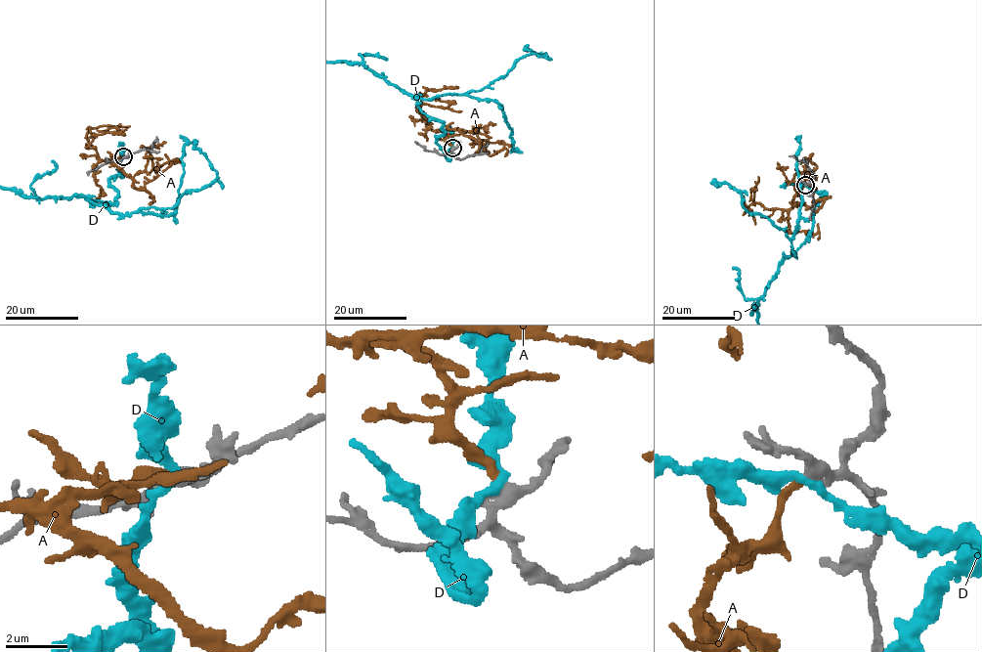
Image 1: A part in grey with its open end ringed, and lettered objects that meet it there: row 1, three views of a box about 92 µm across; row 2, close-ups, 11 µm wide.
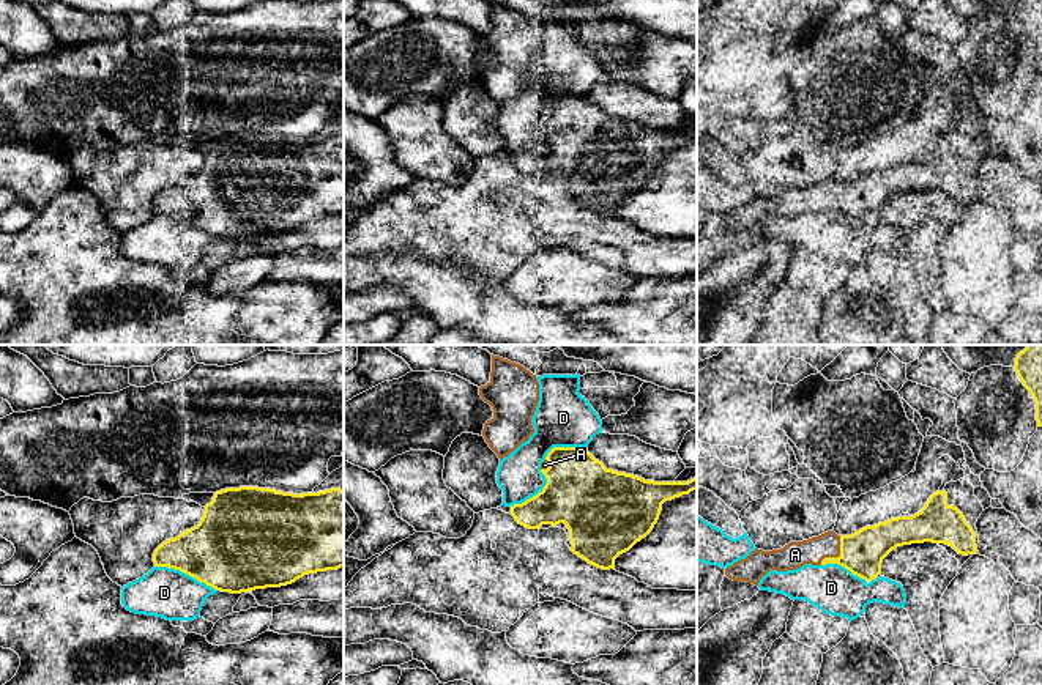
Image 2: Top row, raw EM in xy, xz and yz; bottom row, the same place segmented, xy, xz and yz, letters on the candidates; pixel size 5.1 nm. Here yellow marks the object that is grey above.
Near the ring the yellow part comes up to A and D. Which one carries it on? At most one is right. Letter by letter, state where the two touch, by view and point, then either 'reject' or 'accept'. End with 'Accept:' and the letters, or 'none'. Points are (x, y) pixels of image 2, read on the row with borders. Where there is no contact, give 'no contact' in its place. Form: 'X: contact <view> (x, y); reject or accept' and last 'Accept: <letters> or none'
A: contact yz (839, 556); accept
D: contact xy (186, 573); reject
Accept: A

